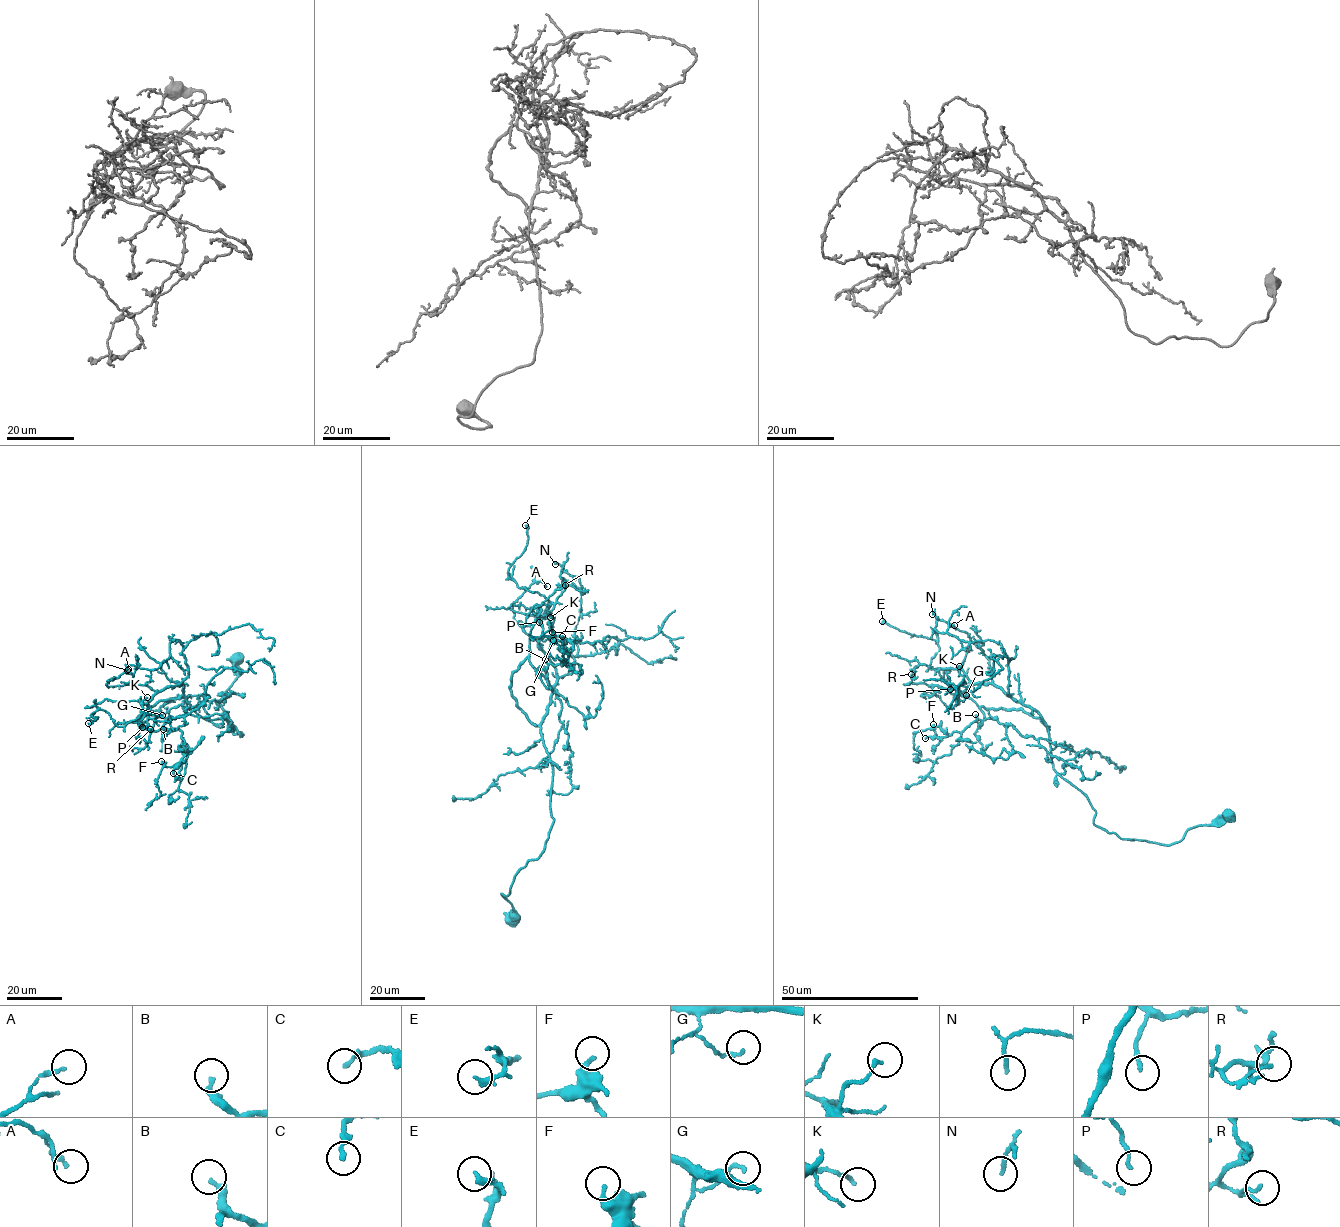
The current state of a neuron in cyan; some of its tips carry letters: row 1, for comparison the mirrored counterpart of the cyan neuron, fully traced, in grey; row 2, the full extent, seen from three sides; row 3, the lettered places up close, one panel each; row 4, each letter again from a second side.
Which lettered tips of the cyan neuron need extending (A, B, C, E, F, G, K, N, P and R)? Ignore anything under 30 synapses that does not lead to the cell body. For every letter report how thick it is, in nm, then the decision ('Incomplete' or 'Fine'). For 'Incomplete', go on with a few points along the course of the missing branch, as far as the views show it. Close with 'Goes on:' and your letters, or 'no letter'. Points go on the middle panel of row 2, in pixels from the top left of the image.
A: Thickness 180 nm. Fine
B: Thickness 280 nm. Fine
C: Thickness 190 nm. Fine
E: Thickness 240 nm. Fine
F: Thickness 240 nm. Fine
G: Thickness 140 nm. Fine
K: Thickness 140 nm. Fine
N: Thickness 170 nm. Fine
P: Thickness 140 nm. Fine
R: Thickness 120 nm. Fine
Goes on: no letter

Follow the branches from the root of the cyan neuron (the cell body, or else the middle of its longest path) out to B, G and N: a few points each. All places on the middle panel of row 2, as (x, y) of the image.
B: (512, 918), (501, 894), (539, 857), (554, 818), (541, 729), (509, 685), (527, 657), (540, 669), (545, 659)
G: (512, 918), (501, 894), (539, 857), (554, 818), (540, 725), (557, 676), (538, 646), (544, 636), (553, 640)
N: (512, 918), (501, 894), (539, 857), (554, 818), (540, 725), (578, 651), (581, 585), (555, 564)

